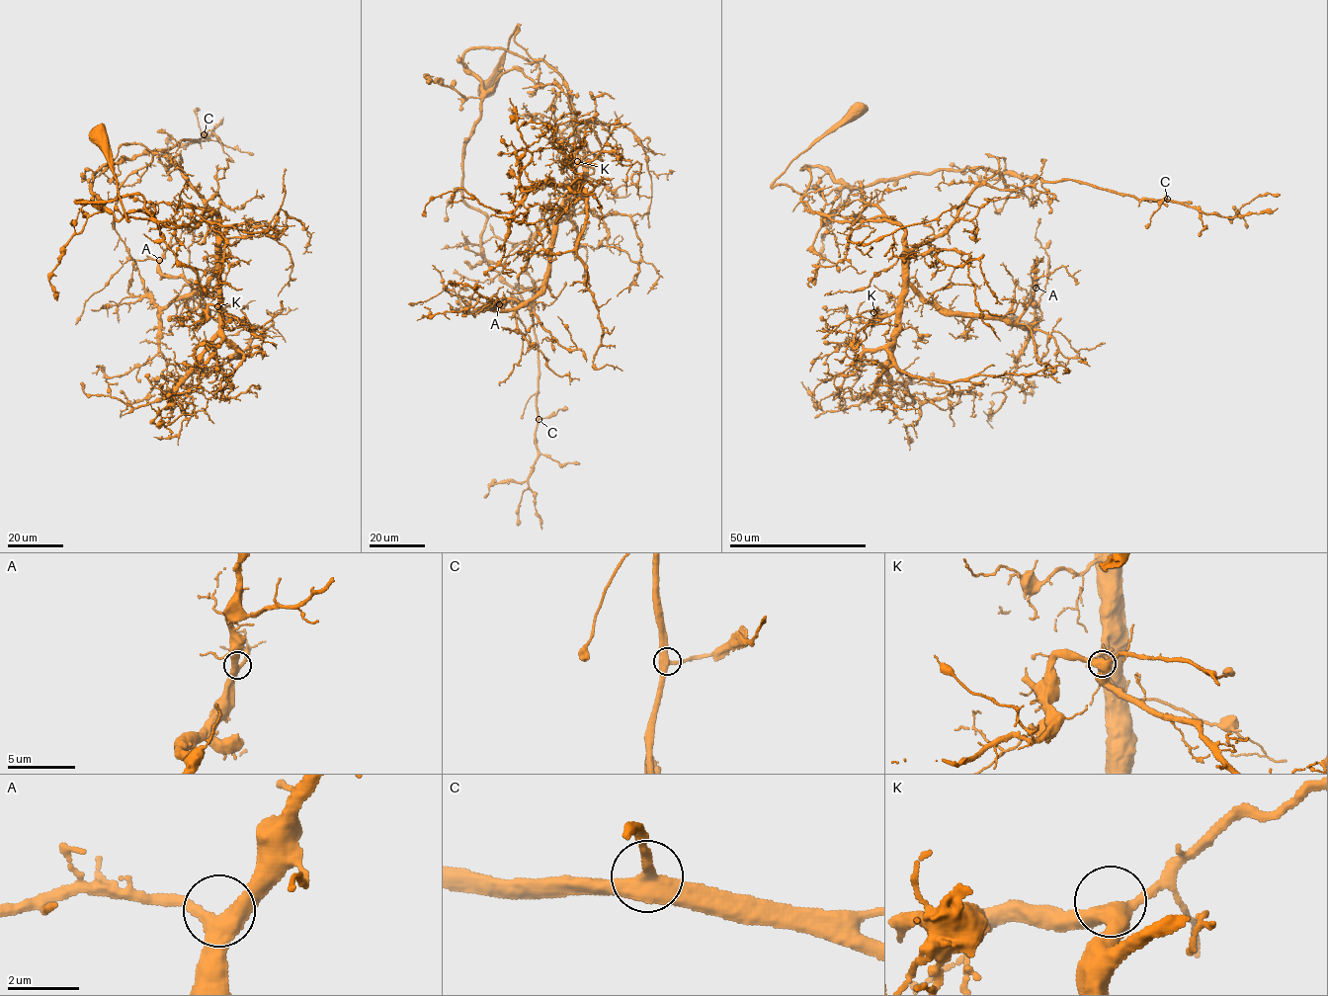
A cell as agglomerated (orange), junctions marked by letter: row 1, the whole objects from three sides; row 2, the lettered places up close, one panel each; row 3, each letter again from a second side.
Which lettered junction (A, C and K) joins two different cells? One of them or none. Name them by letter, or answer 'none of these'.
none of these

